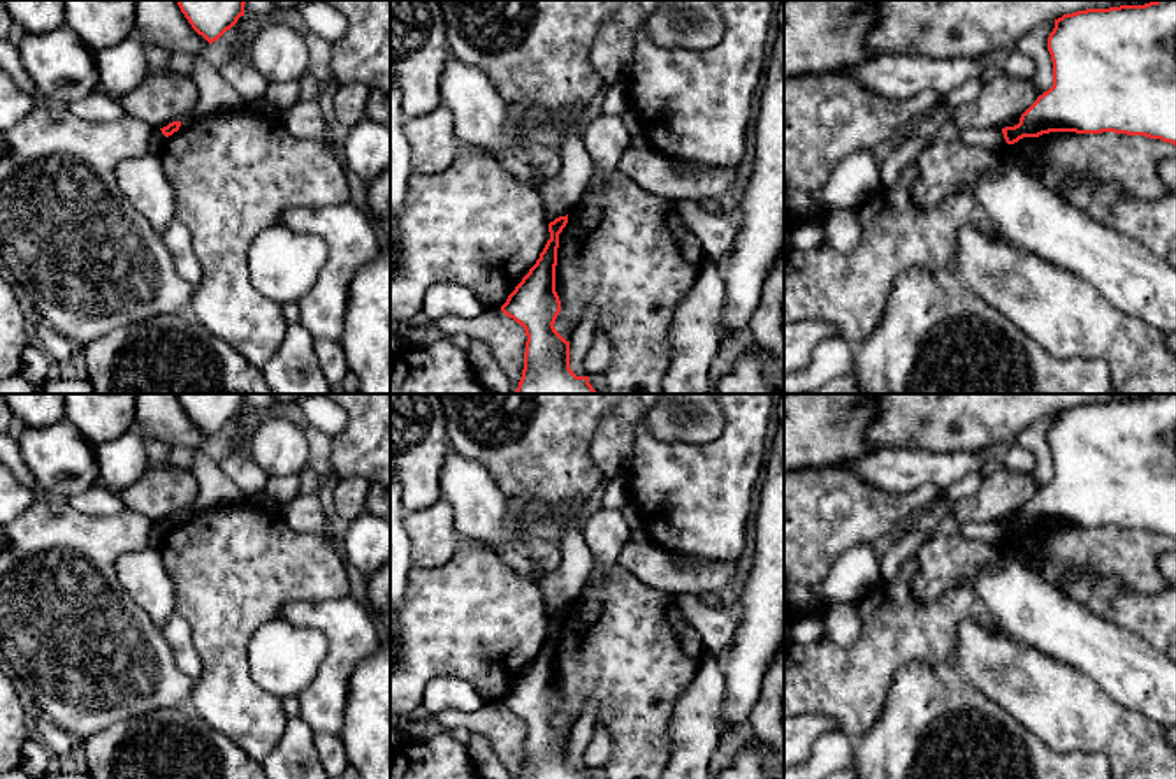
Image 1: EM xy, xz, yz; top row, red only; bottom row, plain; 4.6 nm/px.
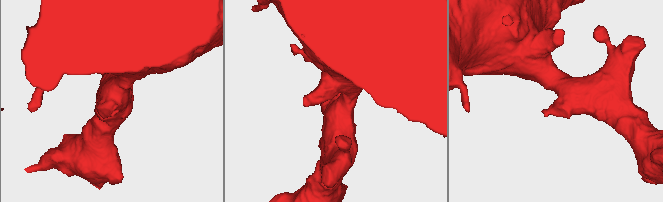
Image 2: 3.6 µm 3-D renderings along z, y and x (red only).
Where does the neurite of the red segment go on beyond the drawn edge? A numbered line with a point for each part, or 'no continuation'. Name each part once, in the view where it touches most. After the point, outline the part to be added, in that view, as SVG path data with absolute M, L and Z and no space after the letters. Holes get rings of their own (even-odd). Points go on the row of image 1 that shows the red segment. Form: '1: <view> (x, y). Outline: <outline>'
no continuation

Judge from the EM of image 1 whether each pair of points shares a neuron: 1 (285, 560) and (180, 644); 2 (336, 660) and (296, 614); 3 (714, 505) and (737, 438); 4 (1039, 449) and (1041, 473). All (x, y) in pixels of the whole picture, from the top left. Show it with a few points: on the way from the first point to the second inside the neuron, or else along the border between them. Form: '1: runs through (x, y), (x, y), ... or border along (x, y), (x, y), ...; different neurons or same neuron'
1: border along (176, 611), (188, 626), (201, 676); different neurons
2: runs through (336, 644), (336, 637), (312, 614); same neuron
3: runs through (714, 489), (714, 484), (733, 465), (737, 454); same neuron
4: runs through (1041, 454), (1041, 468); same neuron

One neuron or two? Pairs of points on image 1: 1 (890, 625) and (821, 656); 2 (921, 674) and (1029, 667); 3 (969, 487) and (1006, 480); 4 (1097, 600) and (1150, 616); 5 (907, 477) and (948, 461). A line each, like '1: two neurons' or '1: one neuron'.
1: one neuron
2: two neurons
3: two neurons
4: one neuron
5: one neuron

